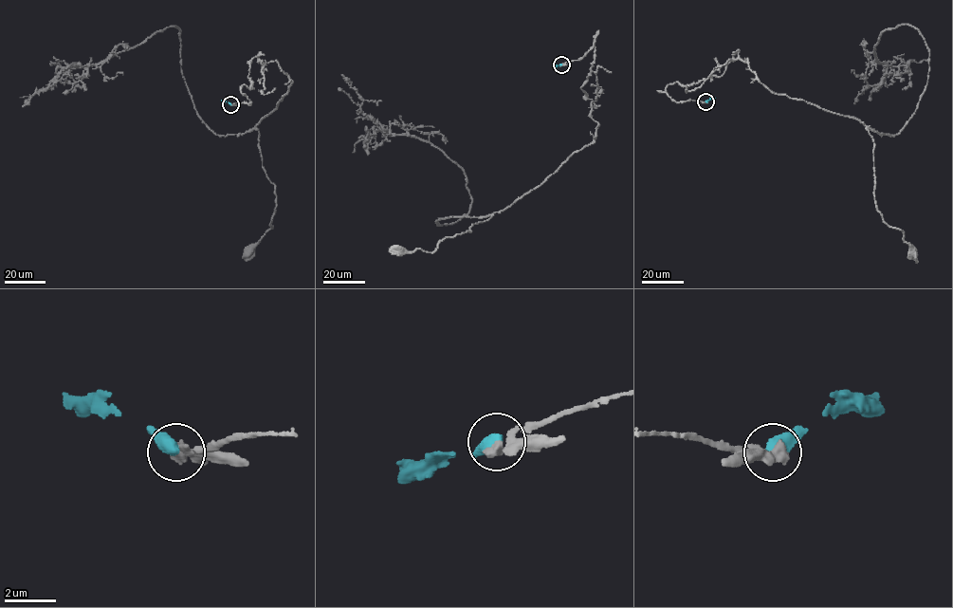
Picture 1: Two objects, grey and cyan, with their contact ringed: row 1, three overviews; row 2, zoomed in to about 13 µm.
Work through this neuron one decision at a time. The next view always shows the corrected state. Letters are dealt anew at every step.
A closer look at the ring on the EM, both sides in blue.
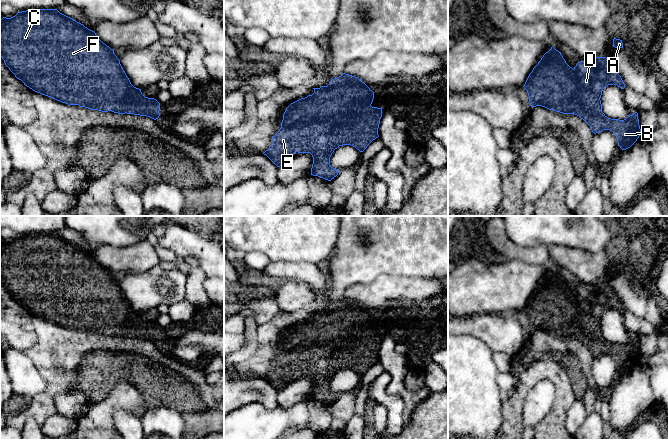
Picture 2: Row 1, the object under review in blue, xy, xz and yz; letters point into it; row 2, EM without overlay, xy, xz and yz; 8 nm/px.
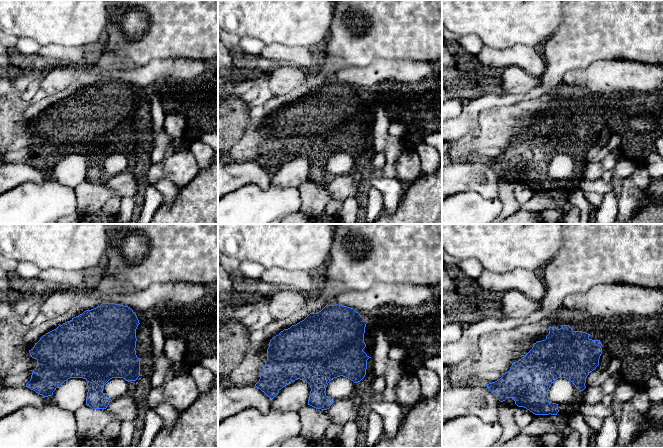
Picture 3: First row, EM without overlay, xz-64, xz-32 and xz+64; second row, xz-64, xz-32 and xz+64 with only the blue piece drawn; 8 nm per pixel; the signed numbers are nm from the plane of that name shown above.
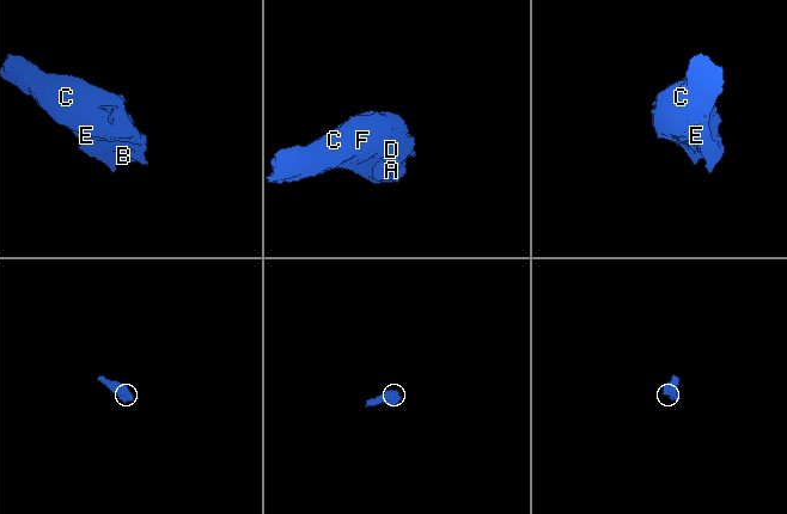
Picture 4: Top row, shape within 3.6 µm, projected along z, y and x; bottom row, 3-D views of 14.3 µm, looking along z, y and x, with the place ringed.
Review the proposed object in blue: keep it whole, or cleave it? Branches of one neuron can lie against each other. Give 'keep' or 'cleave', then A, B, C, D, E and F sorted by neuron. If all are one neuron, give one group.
keep; groups A B C D E F

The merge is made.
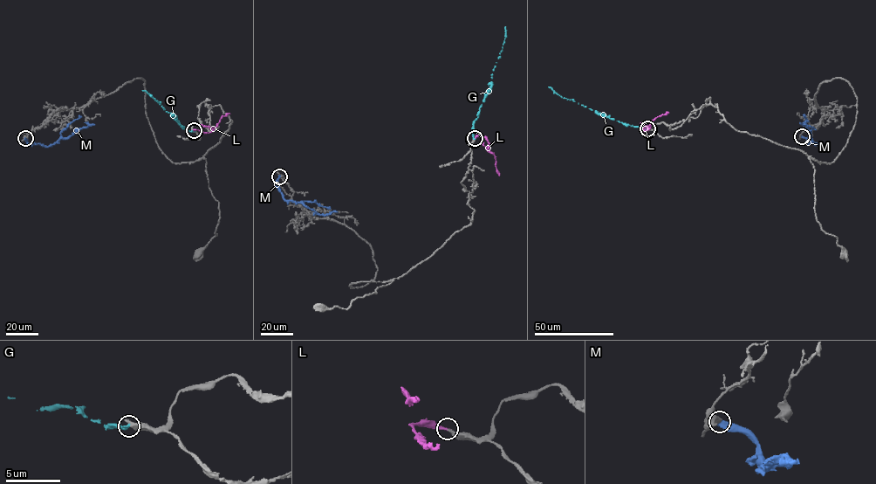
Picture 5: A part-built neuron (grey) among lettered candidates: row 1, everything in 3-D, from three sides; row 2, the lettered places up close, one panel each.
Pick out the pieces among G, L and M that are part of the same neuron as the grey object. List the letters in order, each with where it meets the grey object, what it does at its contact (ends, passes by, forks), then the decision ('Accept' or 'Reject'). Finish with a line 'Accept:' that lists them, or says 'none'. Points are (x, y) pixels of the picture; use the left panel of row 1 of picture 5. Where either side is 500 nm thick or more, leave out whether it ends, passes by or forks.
G: Touches grey at (194, 131). Reject
L: Touches grey at (194, 130). It ends there. Accept
M: Touches grey at (25, 138). Reject
Accept: L

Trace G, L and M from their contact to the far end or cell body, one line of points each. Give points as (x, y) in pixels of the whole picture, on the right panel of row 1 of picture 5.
G: (647, 129), (626, 125), (597, 114), (562, 98), (549, 87)
L: (647, 128), (642, 127), (646, 131), (656, 117), (668, 112)
M: (802, 136), (815, 145), (810, 137), (811, 127), (804, 123), (809, 120)

